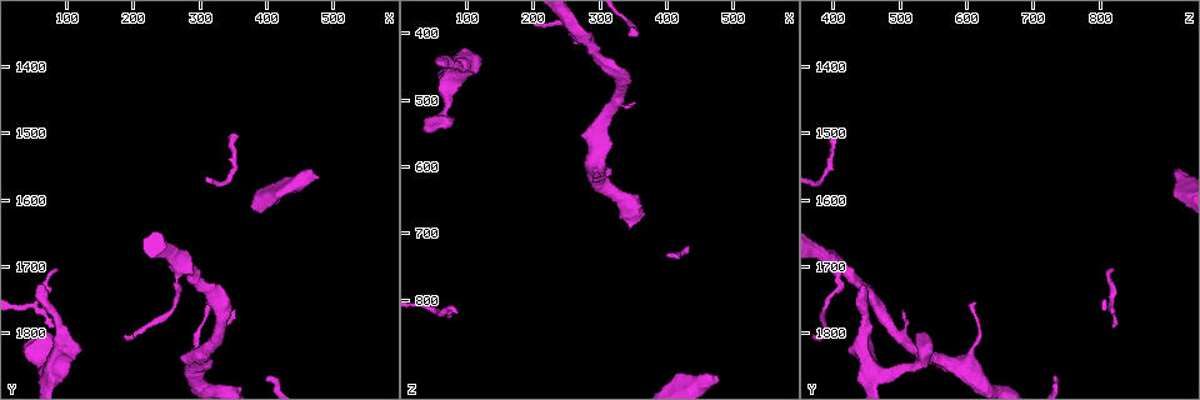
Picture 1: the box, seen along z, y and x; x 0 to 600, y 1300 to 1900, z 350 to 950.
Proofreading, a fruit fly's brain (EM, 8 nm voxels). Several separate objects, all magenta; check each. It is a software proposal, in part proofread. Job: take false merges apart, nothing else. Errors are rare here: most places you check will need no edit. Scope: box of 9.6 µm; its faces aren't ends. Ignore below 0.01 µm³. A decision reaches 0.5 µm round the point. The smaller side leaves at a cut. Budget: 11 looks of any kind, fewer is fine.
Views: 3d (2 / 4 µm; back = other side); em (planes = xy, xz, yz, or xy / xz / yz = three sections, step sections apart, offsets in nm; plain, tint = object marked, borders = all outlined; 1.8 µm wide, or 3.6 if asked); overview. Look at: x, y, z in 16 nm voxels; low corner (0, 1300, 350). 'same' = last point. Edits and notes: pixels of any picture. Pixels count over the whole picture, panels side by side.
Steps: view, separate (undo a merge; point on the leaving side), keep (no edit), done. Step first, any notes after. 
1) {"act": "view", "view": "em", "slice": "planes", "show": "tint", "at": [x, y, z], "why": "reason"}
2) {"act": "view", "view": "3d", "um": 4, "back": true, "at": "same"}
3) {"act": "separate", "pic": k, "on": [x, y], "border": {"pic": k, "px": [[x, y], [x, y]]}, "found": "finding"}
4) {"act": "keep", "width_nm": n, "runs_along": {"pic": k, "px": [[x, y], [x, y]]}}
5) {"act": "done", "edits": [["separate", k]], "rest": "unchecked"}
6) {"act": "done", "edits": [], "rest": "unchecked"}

{"act": "view", "view": "em", "slice": "xz", "step": 4, "show": "tint", "at": [270, 1705, 410], "why": "three arms meet"}

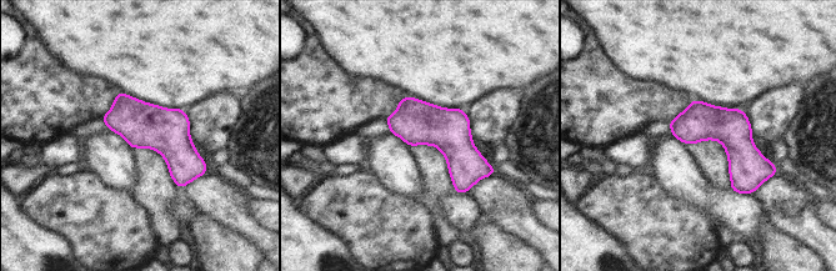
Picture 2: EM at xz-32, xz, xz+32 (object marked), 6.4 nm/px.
{"act": "view", "view": "em", "slice": "planes", "show": "borders", "at": "same"}

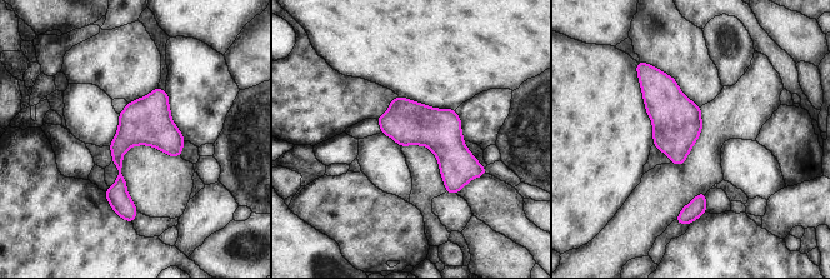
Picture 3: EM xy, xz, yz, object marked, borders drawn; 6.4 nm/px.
{"act": "keep", "runs_along": {"pic": 3, "px": [[158, 91], [119, 147], [125, 214]]}, "found": "one neuron here"}

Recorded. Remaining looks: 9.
{"act": "view", "view": "em", "slice": "yz", "step": 16, "show": "tint", "at": [70, 1850, 515], "why": "abrupt turn"}

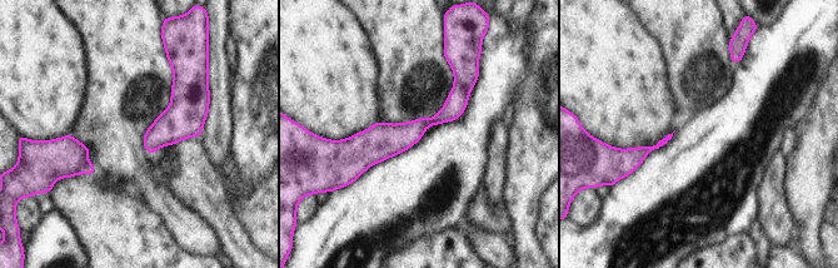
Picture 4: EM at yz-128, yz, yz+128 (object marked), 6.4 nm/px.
{"act": "keep", "found": "all the same neuron"}

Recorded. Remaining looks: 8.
{"act": "view", "view": "3d", "um": 2, "at": [40, 1755, 810], "why": "thin neck"}

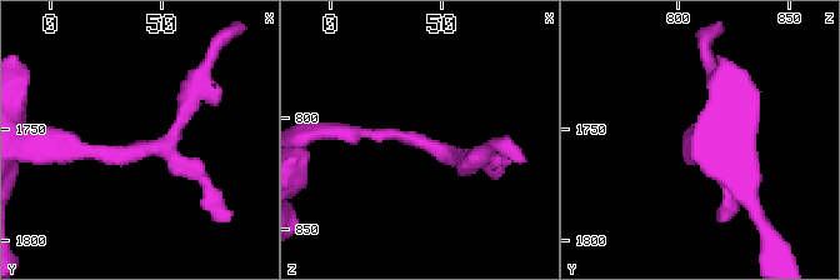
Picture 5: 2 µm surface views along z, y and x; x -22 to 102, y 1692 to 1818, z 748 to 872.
{"act": "view", "view": "em", "slice": "planes", "show": "tint", "at": [38, 1759, 810]}

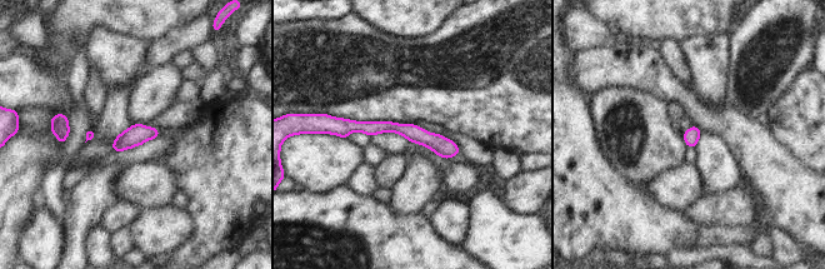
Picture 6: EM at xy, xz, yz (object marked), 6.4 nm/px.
{"act": "keep", "width_nm": 100, "runs_along": {"pic": 6, "px": [[338, 128], [400, 128], [455, 150]]}, "found": "one neuron here"}

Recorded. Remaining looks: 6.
{"act": "view", "view": "3d", "um": 2, "back": true, "at": [295, 1850, 595], "why": "calibre changes"}

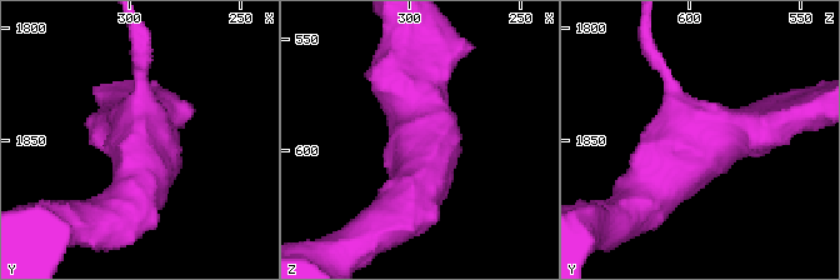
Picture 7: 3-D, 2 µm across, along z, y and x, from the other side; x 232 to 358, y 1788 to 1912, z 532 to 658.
{"act": "view", "view": "em", "slice": "planes", "show": "plain", "at": [292, 1849, 594], "why": "need the tissue"}

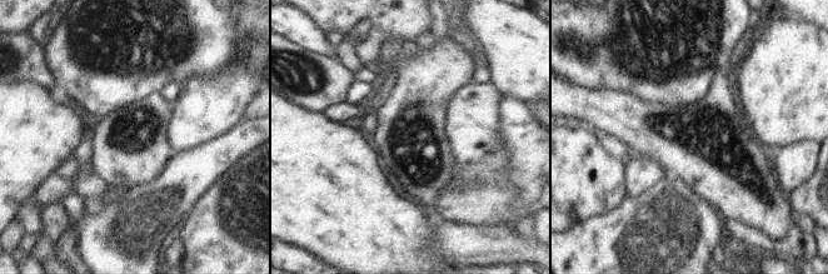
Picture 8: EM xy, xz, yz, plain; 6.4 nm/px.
{"act": "view", "view": "em", "slice": "planes", "show": "tint", "at": "same", "why": "with the object marked"}

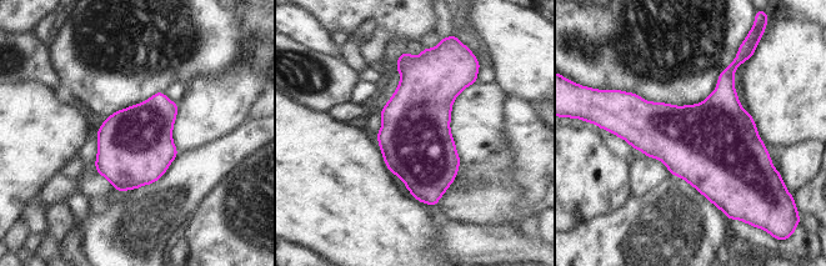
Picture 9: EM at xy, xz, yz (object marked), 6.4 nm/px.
{"act": "keep", "found": "one neuron here"}

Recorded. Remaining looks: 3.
{"act": "done", "edits": [], "rest": "unchecked"}

